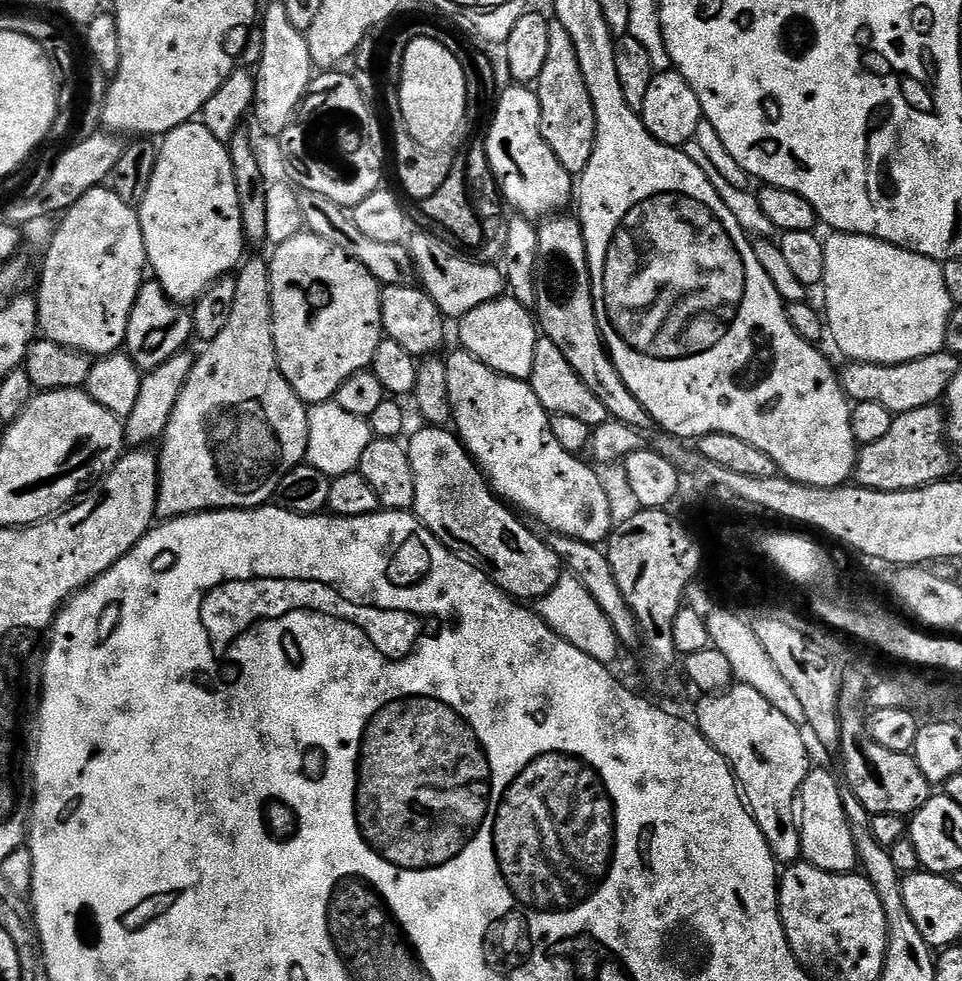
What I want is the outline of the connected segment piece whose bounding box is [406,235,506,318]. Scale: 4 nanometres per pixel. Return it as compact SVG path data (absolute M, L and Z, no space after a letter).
M416 236L407 241L408 253L412 255L412 267L415 275L420 276L419 283L445 317L459 318L470 310L482 306L491 300L499 300L506 292L504 273L492 264L479 264L476 260L467 260L456 252L451 252L436 236Z

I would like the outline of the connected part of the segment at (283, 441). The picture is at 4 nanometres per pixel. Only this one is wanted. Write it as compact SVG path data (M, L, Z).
M237 283L230 322L226 322L218 338L207 341L205 348L208 349L201 356L195 357L164 435L158 441L160 477L156 515L164 520L196 512L219 512L222 508L265 507L275 497L278 482L305 463L308 455L308 408L294 394L278 366L267 283Z

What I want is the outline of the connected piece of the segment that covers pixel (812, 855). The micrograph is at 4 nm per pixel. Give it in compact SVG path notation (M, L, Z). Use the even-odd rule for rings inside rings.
M813 767L802 782L798 797L798 823L800 825L800 850L803 859L818 870L855 873L856 836L848 821L849 809L845 805L841 781L824 768Z

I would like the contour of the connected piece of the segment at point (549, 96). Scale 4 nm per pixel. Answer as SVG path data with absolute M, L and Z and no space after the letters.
M553 19L550 23L550 47L546 53L546 66L534 85L540 99L540 130L546 146L554 150L554 158L562 162L567 172L579 174L586 170L594 154L596 119L582 70L578 66L578 54L574 54L573 33Z

